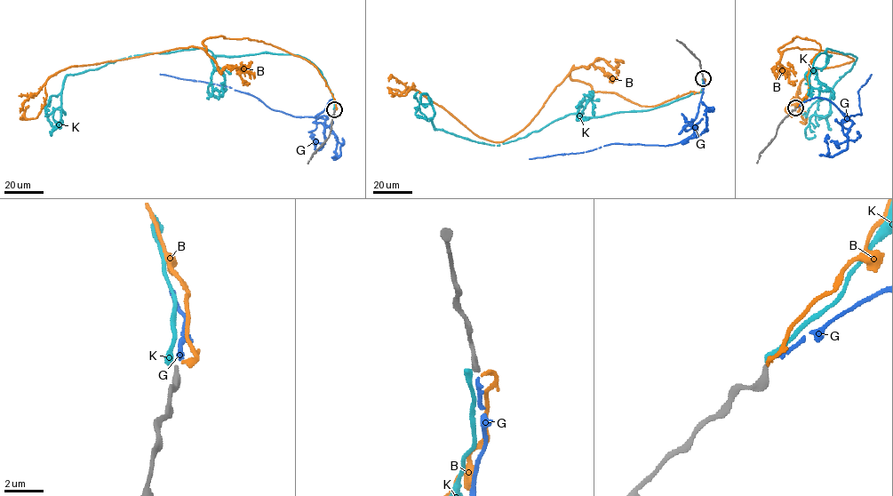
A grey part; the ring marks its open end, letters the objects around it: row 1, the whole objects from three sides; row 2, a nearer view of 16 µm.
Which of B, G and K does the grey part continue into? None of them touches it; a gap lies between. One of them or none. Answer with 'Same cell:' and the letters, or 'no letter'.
Same cell: G

